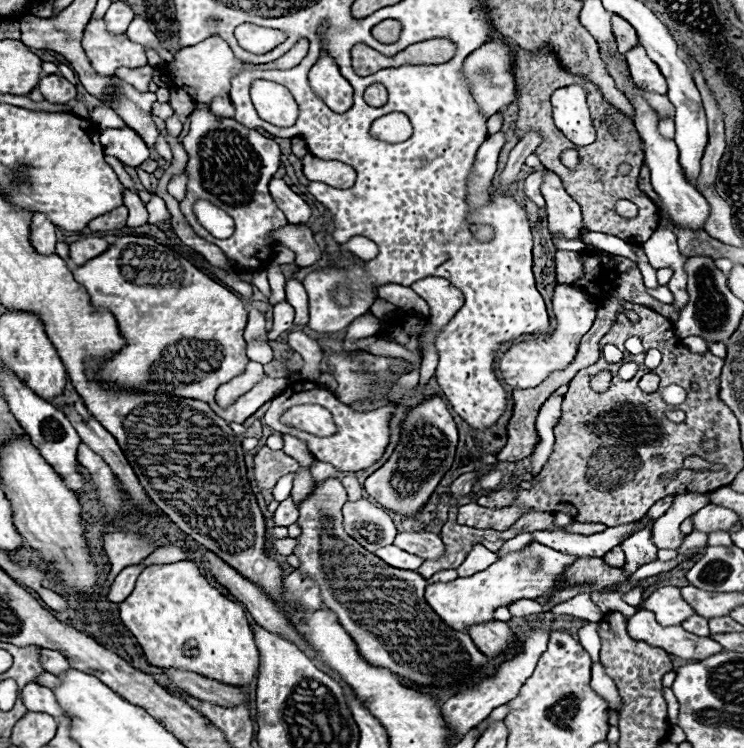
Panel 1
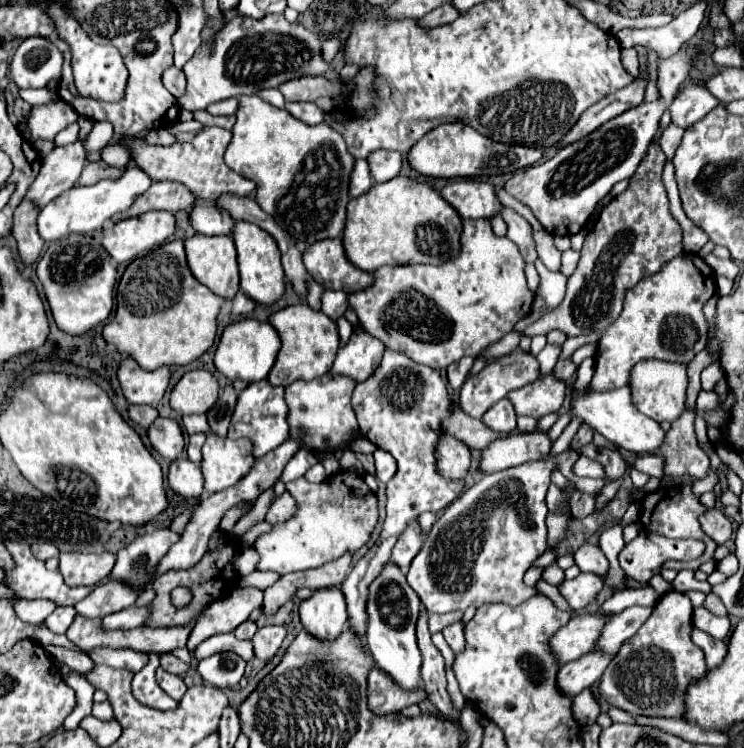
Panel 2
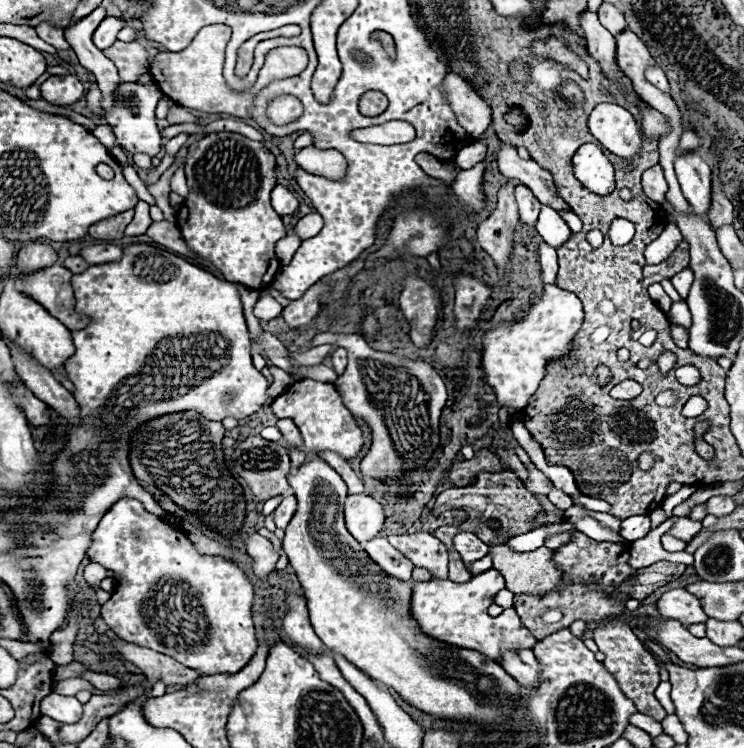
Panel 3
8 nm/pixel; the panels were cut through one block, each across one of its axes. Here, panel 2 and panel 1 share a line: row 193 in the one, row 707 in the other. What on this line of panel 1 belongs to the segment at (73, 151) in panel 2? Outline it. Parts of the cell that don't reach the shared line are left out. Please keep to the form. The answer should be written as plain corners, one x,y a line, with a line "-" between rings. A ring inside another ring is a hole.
26,684
20,690
20,698
24,700
26,708
30,712
42,712
42,714
50,714
54,718
64,716
64,708
58,704
54,692
46,686
40,684

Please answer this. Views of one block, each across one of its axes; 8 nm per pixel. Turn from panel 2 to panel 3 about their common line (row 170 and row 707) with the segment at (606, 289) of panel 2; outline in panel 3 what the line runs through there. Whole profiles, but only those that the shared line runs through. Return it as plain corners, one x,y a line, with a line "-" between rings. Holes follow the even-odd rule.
620,618
606,620
604,624
600,624
594,630
594,642
598,644
600,652
606,654
606,660
604,660
606,670
618,680
622,692
636,704
636,710
646,716
652,716
658,722
664,720
666,712
660,706
660,702
654,698
654,690
660,684
660,674
658,674
660,666
654,660
654,656
650,654
650,650
636,638
632,628
626,622
622,622

